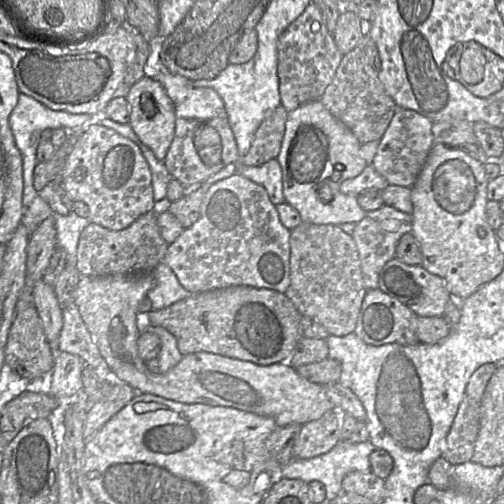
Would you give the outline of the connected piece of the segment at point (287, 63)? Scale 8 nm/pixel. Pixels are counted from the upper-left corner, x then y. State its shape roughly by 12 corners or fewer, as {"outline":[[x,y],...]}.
{"outline":[[311,2],[277,43],[287,112],[321,99],[342,59]]}

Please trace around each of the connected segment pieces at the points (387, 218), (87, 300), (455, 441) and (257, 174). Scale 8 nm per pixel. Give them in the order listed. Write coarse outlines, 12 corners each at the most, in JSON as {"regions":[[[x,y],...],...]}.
{"regions":[[[388,205],[367,212],[351,236],[367,291],[396,258],[412,214]],[[152,272],[81,275],[103,367],[137,392],[304,425],[334,410],[288,362],[209,352],[163,374],[138,354]],[[498,364],[470,377],[446,436],[444,458],[471,460],[487,383]],[[273,158],[241,164],[236,173],[266,189],[275,206],[285,202],[282,170]]]}

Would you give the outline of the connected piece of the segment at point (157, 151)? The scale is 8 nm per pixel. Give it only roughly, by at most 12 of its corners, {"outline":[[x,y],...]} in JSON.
{"outline":[[152,71],[125,91],[129,124],[164,162],[175,109]]}

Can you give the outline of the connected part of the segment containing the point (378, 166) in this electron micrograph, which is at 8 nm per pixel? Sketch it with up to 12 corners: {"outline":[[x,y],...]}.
{"outline":[[397,108],[371,164],[412,187],[434,144],[430,119]]}

